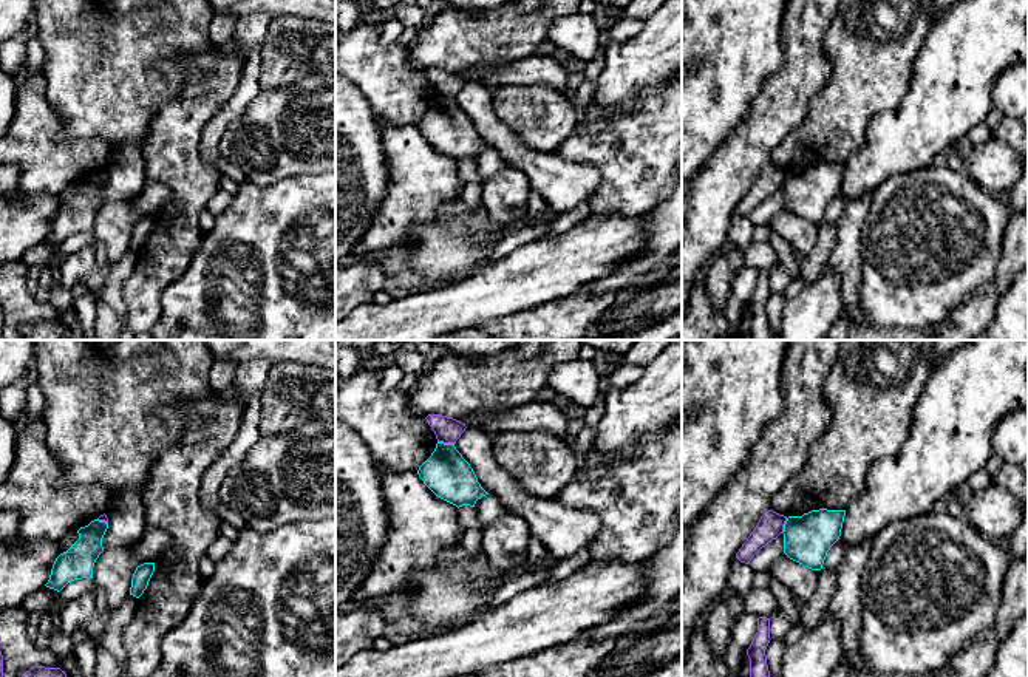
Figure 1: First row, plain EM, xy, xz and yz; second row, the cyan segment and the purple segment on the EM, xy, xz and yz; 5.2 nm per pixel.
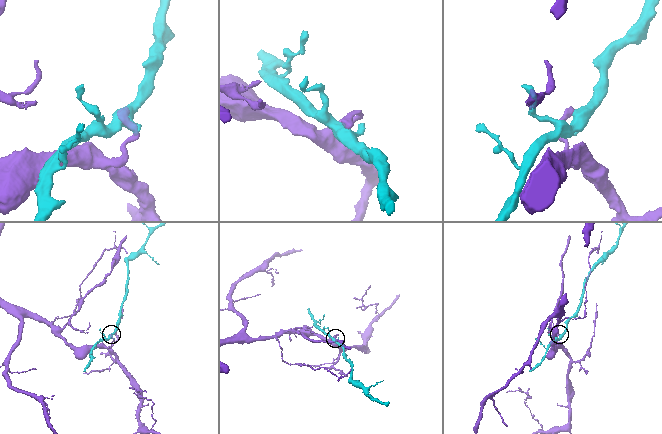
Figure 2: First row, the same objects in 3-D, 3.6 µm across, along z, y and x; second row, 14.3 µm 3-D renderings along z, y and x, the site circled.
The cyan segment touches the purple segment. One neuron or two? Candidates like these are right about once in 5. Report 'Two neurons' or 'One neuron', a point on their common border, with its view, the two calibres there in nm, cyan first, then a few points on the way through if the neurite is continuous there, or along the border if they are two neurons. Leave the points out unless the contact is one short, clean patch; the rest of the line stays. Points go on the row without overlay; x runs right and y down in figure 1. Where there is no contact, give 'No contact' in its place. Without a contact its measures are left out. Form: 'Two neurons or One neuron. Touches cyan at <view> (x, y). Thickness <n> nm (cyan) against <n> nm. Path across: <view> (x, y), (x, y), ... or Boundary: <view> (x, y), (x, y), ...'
Two neurons. Touches cyan at xz (445, 98). Thickness 240 nm (cyan) against 140 nm. Boundary: xz (438, 95), (453, 98)

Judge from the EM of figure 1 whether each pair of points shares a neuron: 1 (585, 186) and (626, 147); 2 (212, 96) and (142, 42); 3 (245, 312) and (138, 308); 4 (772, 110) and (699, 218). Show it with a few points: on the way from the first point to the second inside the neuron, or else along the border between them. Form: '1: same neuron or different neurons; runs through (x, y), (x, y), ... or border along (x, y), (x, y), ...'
1: different neurons; border along (563, 158), (597, 170), (588, 203)
2: different neurons; border along (209, 48), (190, 65), (181, 91), (163, 104)
3: different neurons; border along (178, 277), (163, 291), (161, 317), (155, 323)
4: same neuron; runs through (756, 136), (714, 192)

